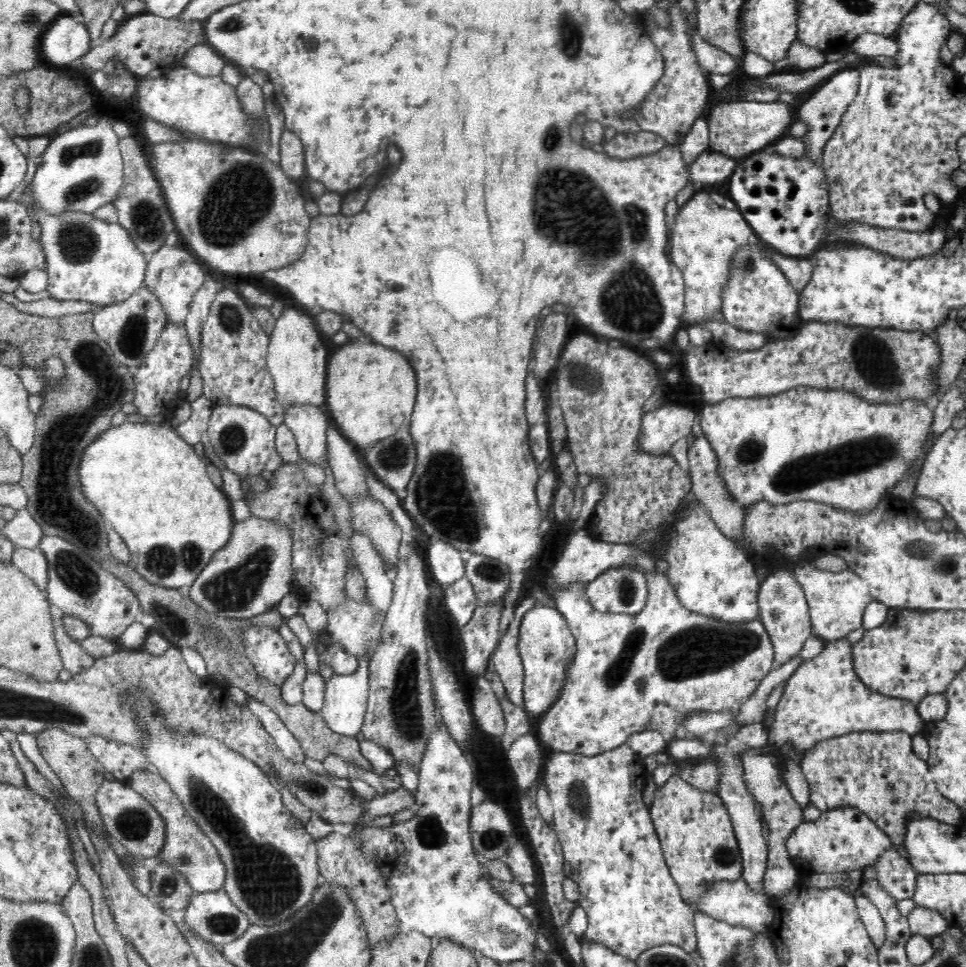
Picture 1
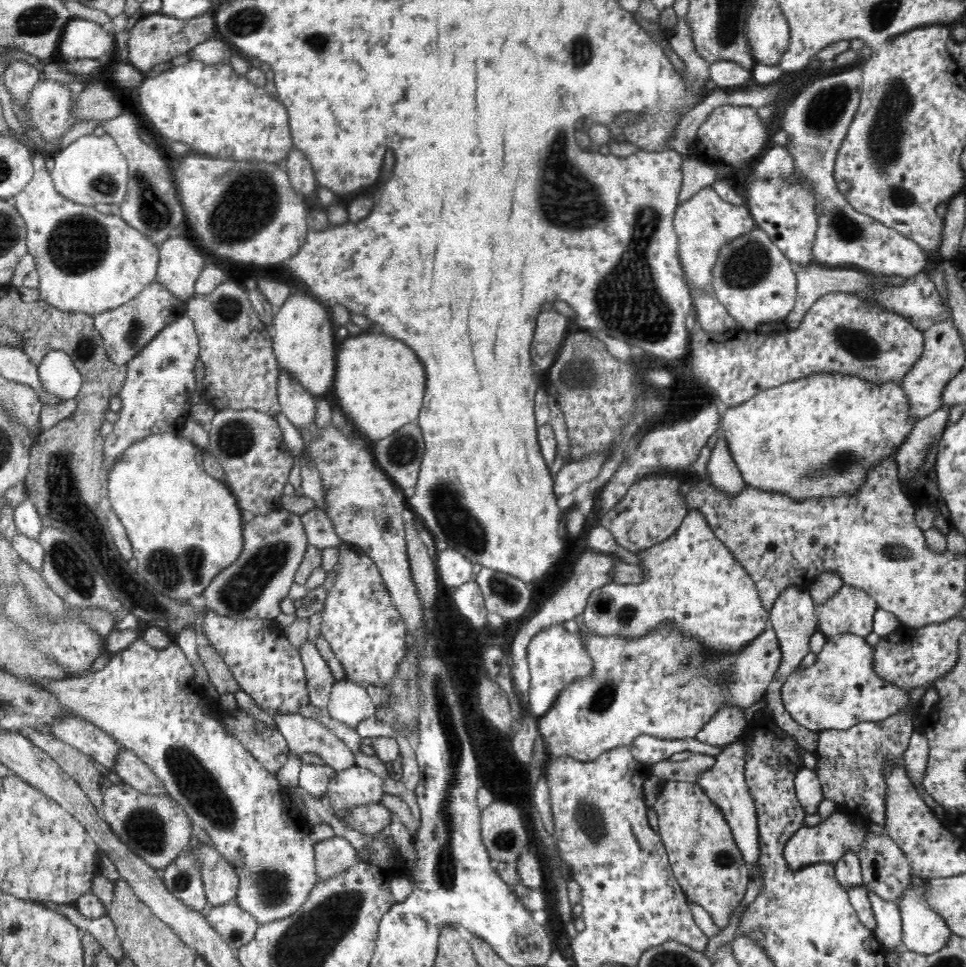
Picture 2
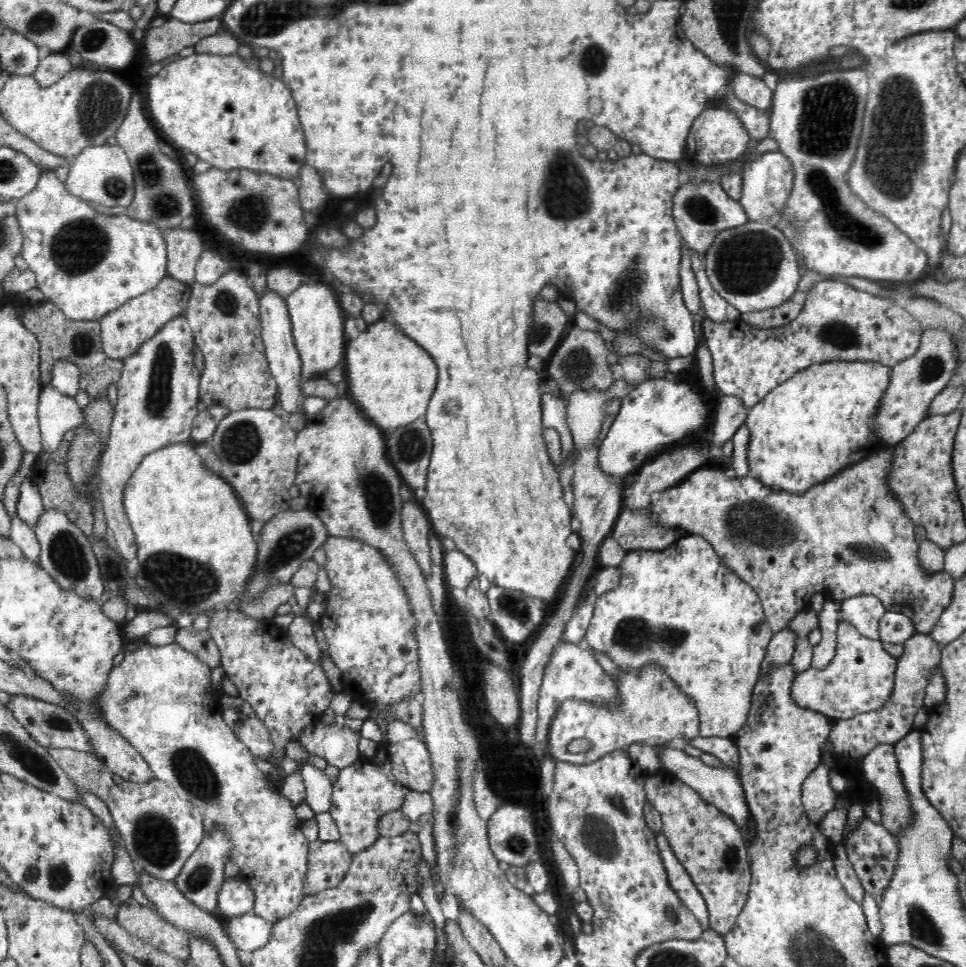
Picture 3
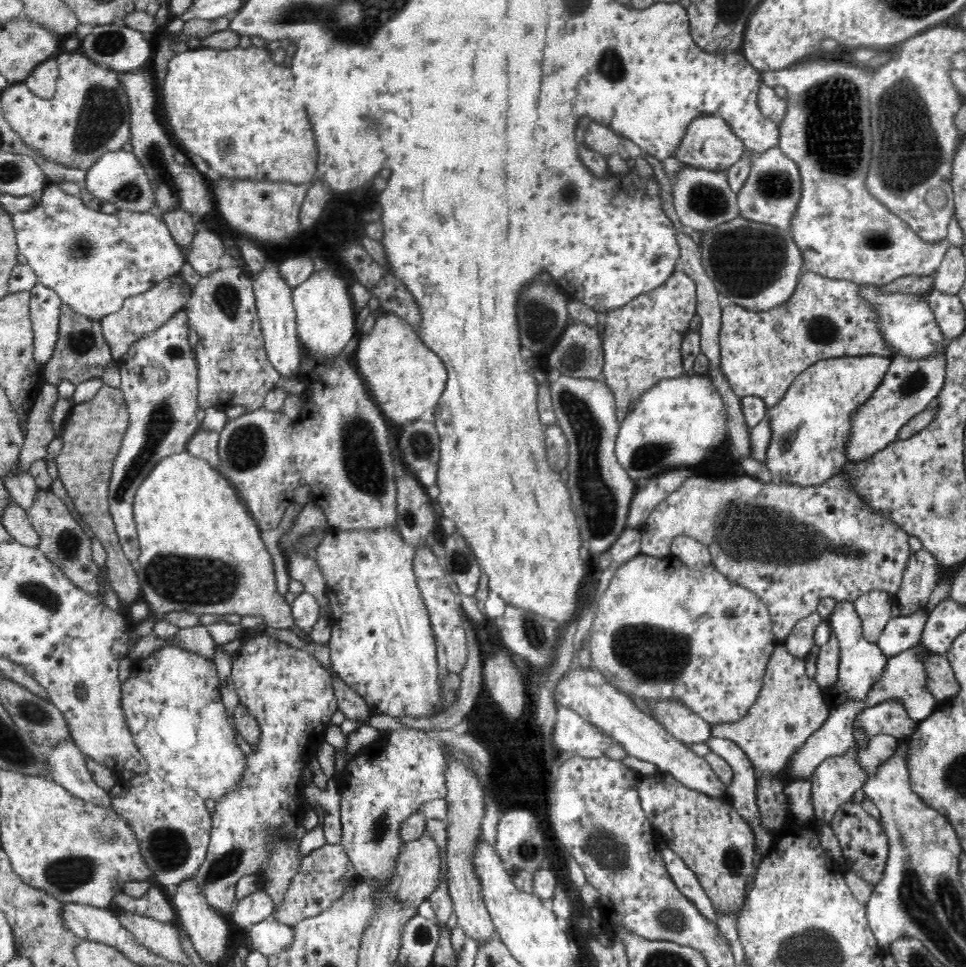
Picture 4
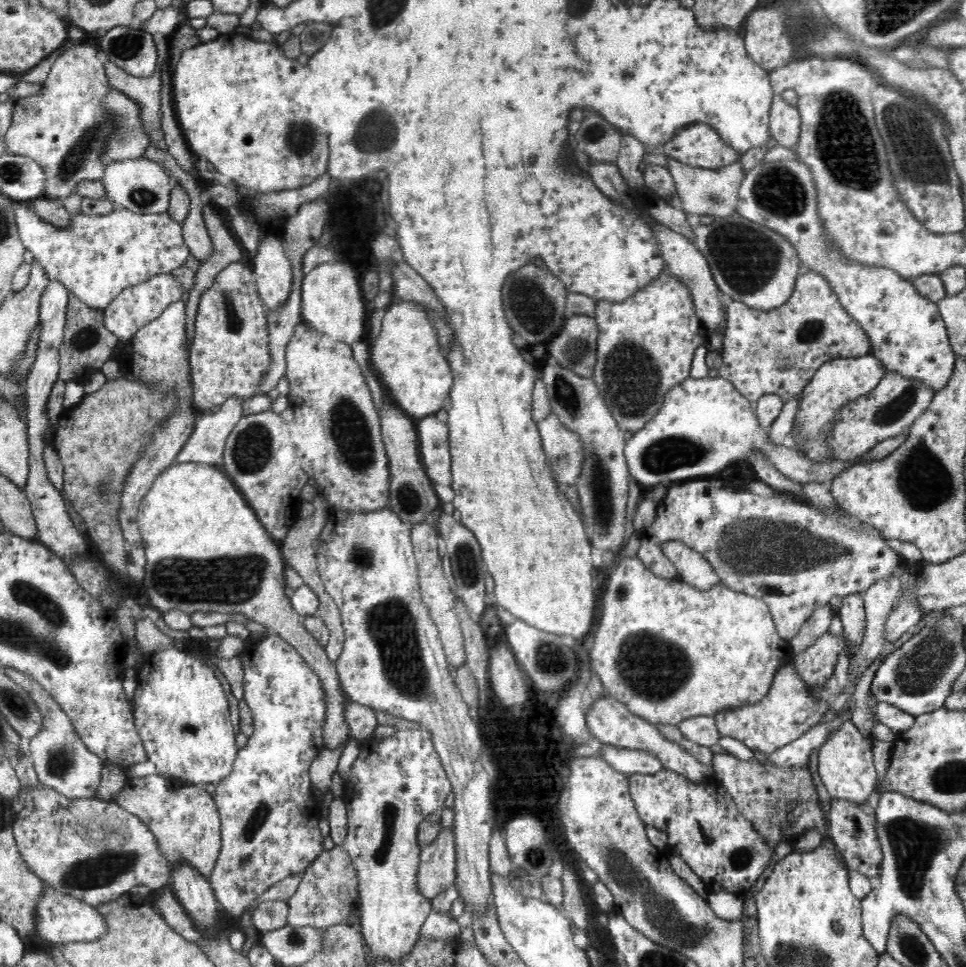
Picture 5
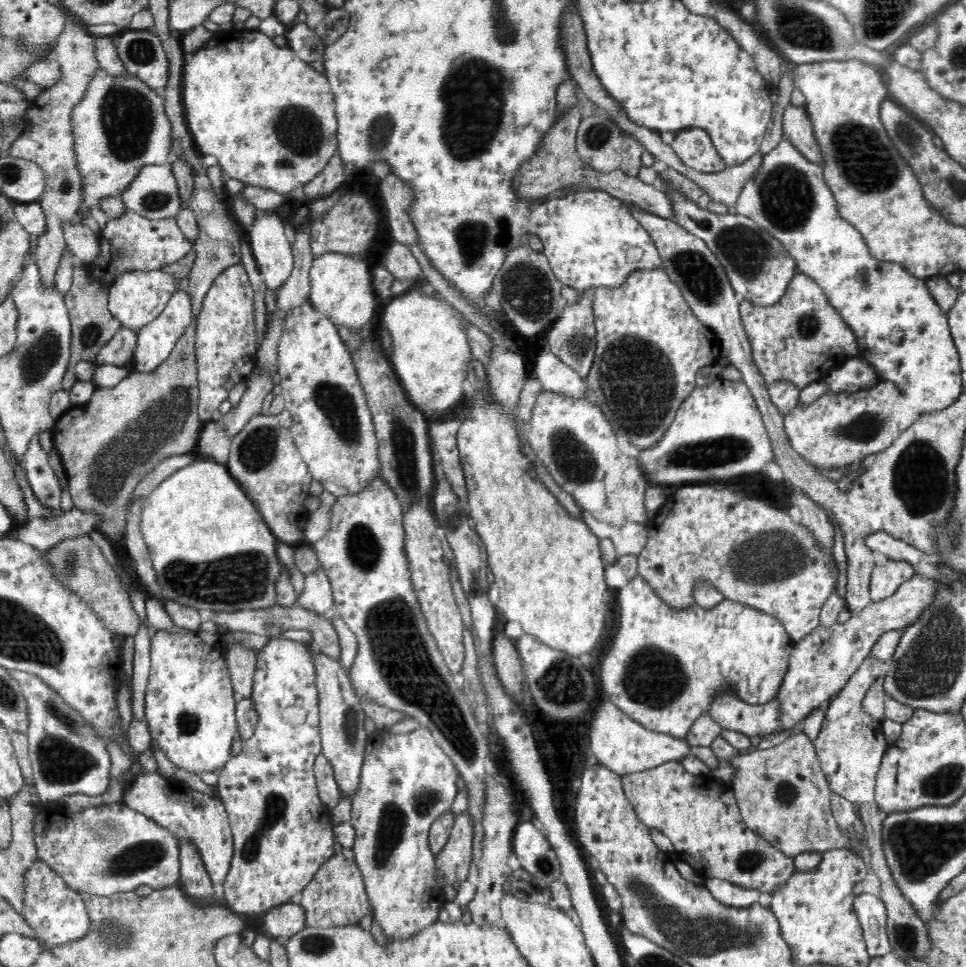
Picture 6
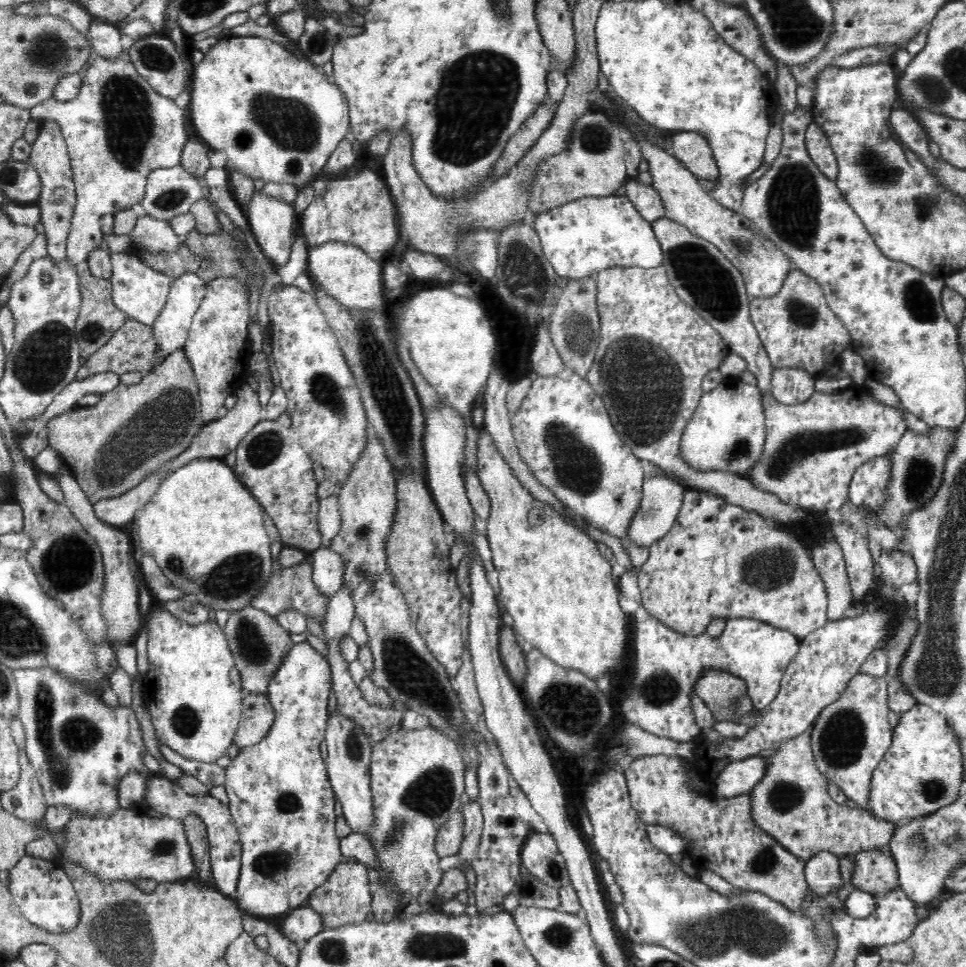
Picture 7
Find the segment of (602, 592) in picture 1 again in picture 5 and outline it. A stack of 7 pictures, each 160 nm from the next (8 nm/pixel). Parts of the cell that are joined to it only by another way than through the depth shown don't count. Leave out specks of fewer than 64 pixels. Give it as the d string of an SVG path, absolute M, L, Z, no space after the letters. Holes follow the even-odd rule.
M636 556L619 561L617 567L609 574L608 584L604 586L602 592L603 595L599 599L602 614L600 614L598 630L594 635L595 642L588 656L591 669L595 673L595 679L599 680L606 689L606 694L622 702L630 713L650 721L654 726L657 723L677 726L679 722L688 720L688 718L713 716L721 711L734 711L744 706L756 704L762 701L764 695L770 690L778 668L784 666L786 661L793 658L789 640L782 639L777 633L769 606L760 598L732 590L722 583L716 583L714 586L708 587L708 590L698 590L686 583L684 579L679 578L678 575L676 579L664 579L654 575Z

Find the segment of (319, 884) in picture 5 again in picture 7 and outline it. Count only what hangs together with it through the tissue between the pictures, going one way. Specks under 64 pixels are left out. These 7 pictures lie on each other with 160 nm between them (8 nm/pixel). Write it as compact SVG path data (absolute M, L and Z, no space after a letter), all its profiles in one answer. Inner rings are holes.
M343 860L334 867L328 878L311 892L306 906L310 906L321 916L324 929L332 930L340 926L361 924L368 918L372 893L366 873L367 868L364 863Z

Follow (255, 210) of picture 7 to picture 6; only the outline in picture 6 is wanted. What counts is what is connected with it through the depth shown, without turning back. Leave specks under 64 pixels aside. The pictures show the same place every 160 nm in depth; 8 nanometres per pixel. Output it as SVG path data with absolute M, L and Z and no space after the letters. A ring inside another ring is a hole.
M275 210L256 212L256 218L248 236L254 255L257 269L260 271L263 282L269 290L277 292L292 274L294 259L290 242L286 239L284 222L280 218L280 212L276 215Z

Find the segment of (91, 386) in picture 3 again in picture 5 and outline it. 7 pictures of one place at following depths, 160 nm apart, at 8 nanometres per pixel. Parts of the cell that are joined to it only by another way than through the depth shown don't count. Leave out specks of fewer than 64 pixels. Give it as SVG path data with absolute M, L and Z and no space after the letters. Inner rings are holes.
M70 296L67 307L64 336L59 349L59 378L64 381L75 380L79 370L88 373L88 370L100 370L104 362L111 358L113 351L119 344L118 337L112 334L103 323L104 311L90 309Z

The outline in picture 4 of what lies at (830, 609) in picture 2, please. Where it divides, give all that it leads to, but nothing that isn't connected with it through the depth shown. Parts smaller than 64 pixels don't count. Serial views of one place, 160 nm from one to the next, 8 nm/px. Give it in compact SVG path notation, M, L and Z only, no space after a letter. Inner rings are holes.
M872 590L853 601L854 608L862 621L864 639L876 644L880 633L892 617L892 596L881 590Z

